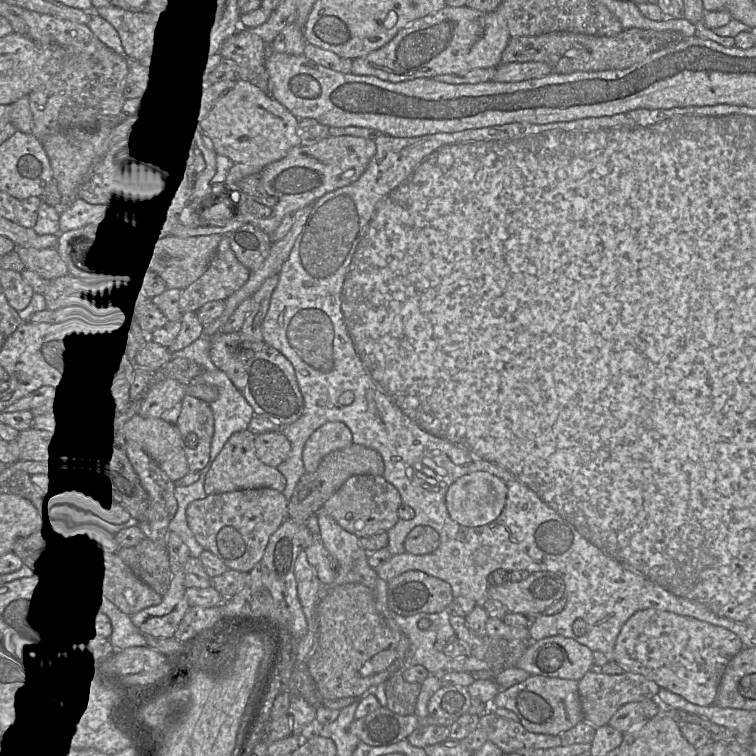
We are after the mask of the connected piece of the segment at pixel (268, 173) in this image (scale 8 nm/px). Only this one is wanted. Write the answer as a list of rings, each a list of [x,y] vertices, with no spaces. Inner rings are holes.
[[[330,136],[311,146],[290,149],[281,160],[270,163],[259,174],[240,182],[241,193],[272,210],[269,218],[256,218],[249,224],[270,236],[286,215],[294,214],[326,193],[358,180],[375,153],[375,141],[356,136]]]

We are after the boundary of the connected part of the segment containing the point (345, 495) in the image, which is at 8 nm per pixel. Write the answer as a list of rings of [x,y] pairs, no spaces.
[[[352,476],[324,504],[323,509],[343,529],[359,538],[381,532],[388,532],[400,520],[399,507],[402,505],[399,491],[383,476]]]

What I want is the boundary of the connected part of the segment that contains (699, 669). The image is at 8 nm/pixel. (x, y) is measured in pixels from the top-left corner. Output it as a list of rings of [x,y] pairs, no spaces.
[[[649,608],[635,612],[625,622],[616,640],[613,661],[692,704],[711,706],[728,663],[743,648],[741,639],[726,628]]]

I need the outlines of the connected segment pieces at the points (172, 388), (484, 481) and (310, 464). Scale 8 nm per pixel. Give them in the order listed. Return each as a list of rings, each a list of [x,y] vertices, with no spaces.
[[[166,379],[152,385],[143,399],[141,416],[160,418],[165,411],[182,402],[186,387],[174,379]]]
[[[474,472],[457,479],[446,493],[446,505],[452,519],[465,527],[479,527],[496,520],[502,513],[508,489],[499,477],[487,472]]]
[[[329,421],[317,428],[306,441],[302,460],[306,472],[314,472],[329,453],[353,444],[352,433],[346,424]]]

